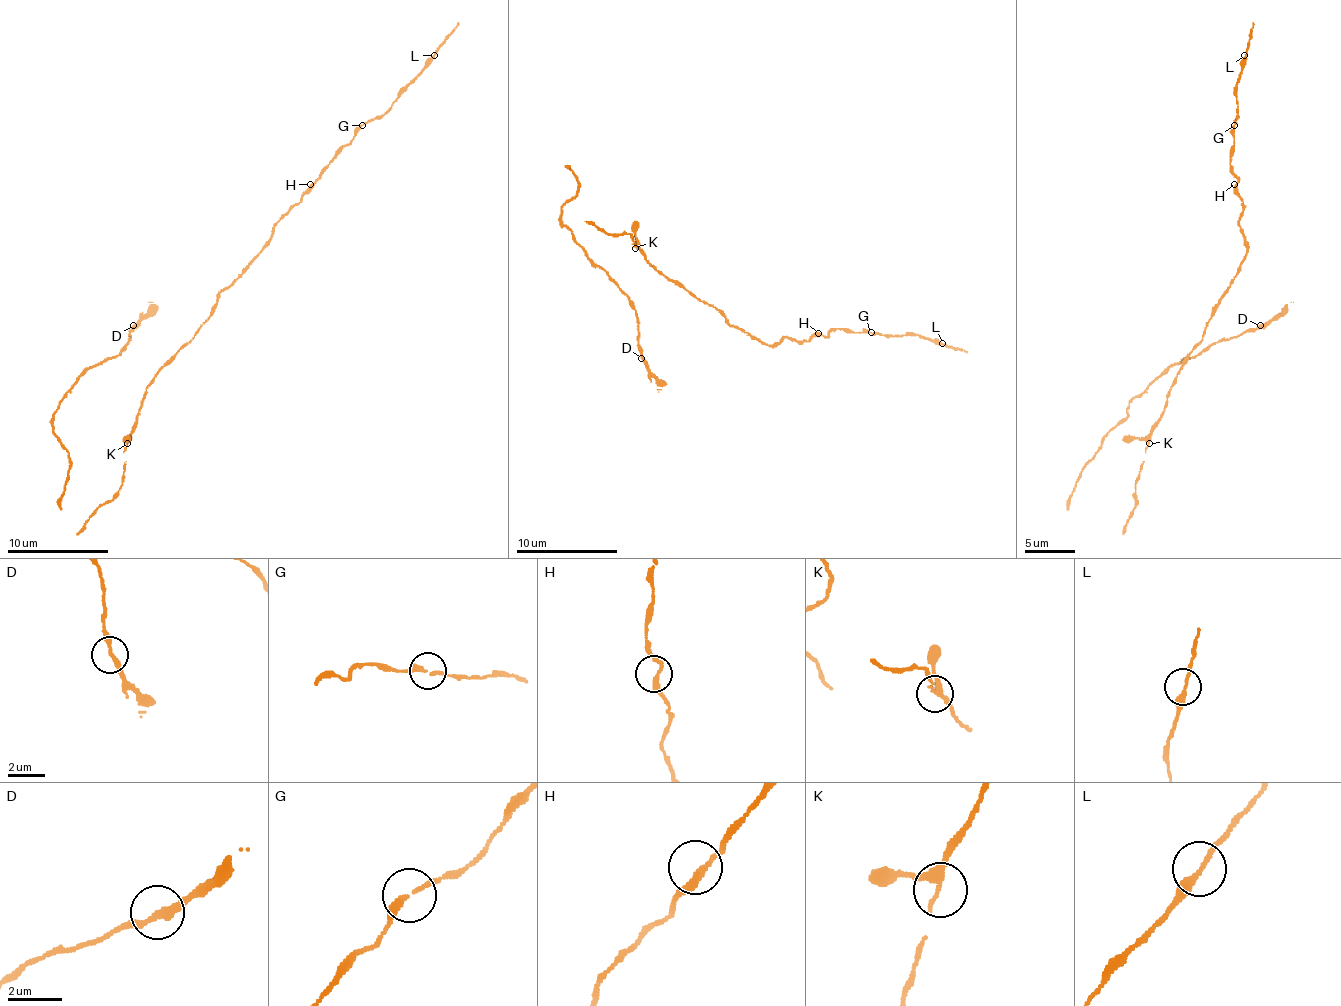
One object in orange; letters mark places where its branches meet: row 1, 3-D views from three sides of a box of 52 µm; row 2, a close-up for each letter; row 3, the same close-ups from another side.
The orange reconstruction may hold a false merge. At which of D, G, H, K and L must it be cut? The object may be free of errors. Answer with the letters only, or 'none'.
none

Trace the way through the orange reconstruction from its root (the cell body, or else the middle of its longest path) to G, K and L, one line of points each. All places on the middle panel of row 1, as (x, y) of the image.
G: (727, 320), (768, 346), (775, 346), (783, 338), (808, 340), (813, 335), (826, 335), (836, 328), (871, 333)
K: (727, 320), (714, 308), (697, 300), (684, 287), (661, 275), (636, 247)
L: (727, 320), (768, 346), (775, 346), (783, 338), (808, 340), (836, 328), (884, 335), (922, 335), (942, 343)

